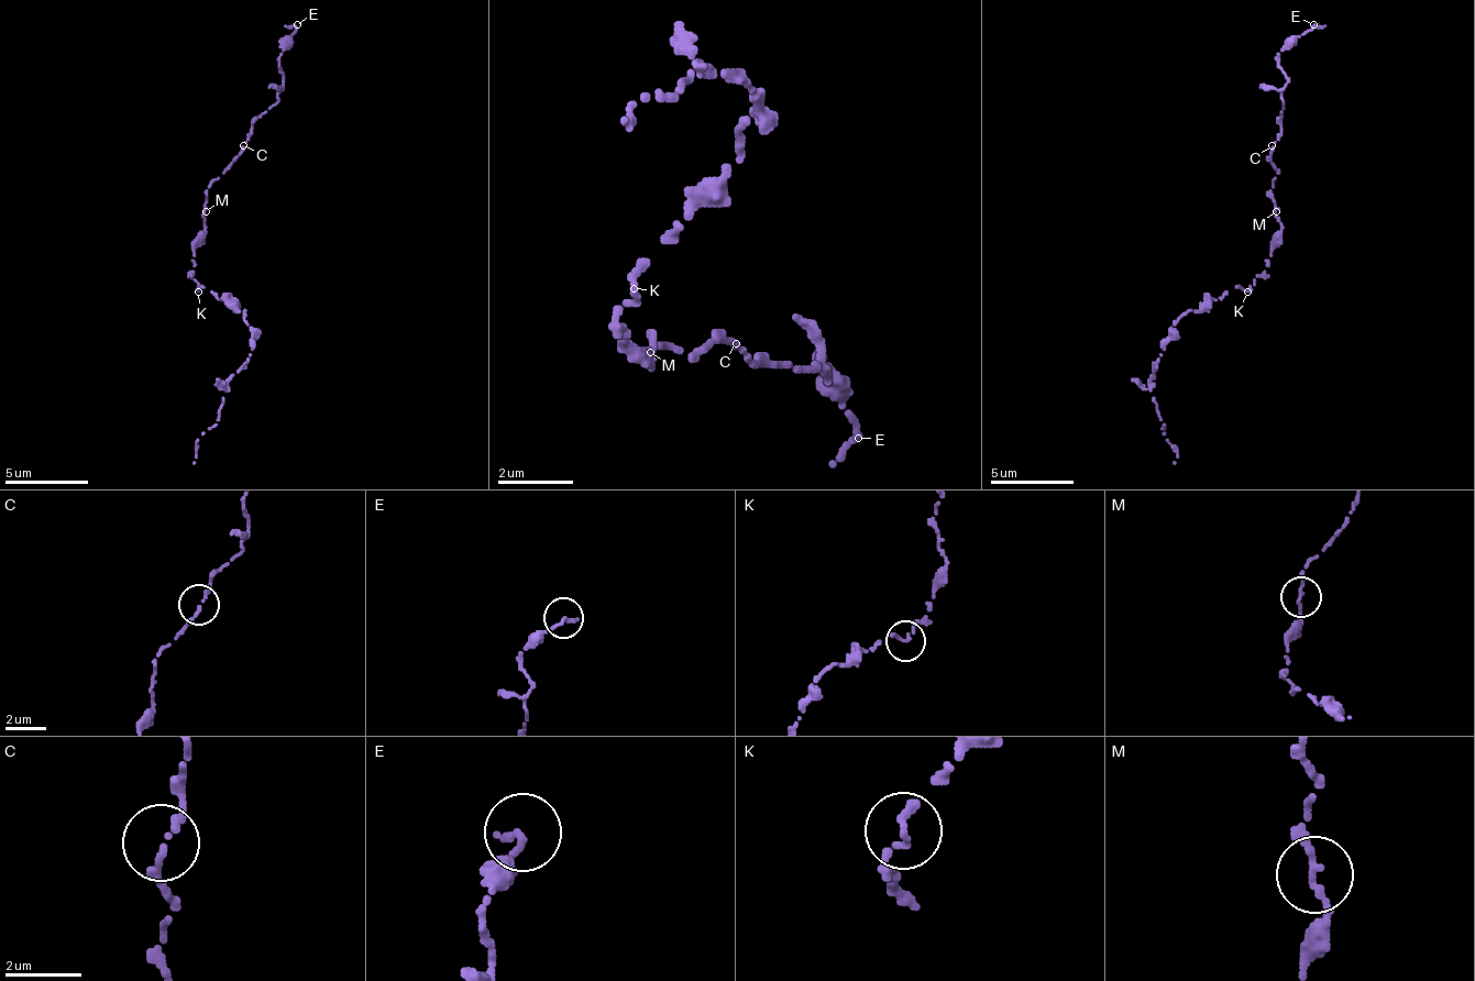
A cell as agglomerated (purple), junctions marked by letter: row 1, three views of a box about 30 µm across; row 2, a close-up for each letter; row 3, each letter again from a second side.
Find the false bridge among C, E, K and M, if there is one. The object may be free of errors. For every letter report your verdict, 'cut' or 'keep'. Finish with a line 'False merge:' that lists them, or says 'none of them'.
C: keep
E: keep
K: keep
M: keep
False merge: none of them

